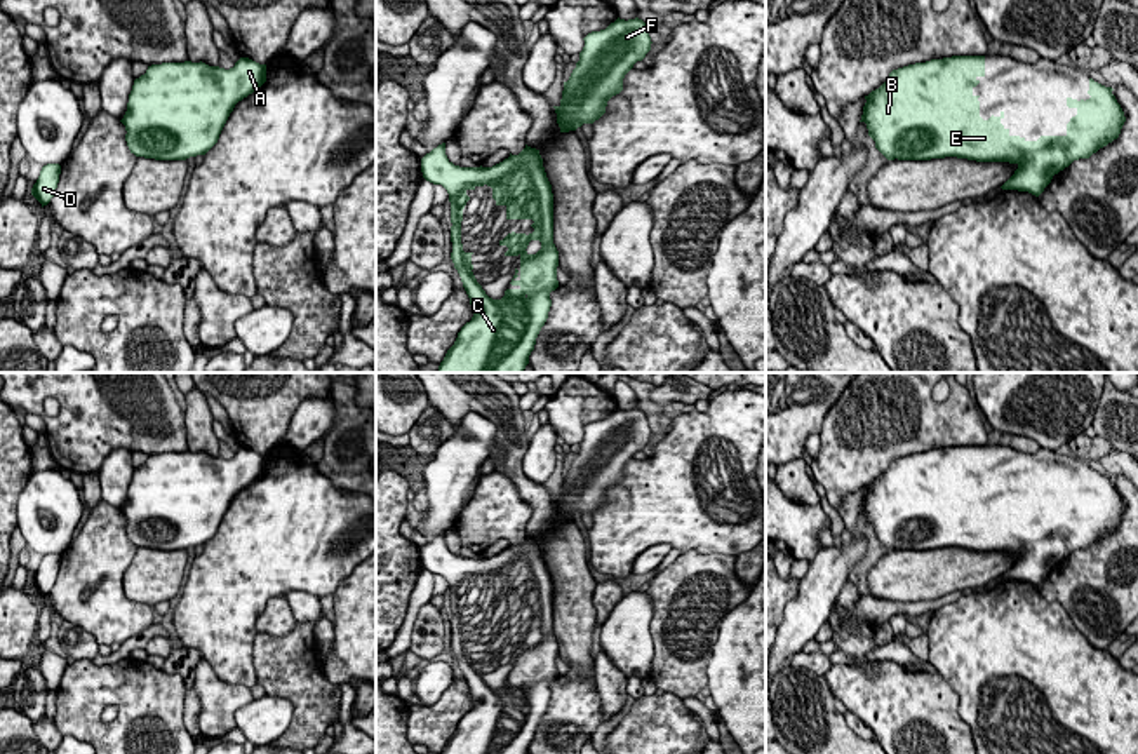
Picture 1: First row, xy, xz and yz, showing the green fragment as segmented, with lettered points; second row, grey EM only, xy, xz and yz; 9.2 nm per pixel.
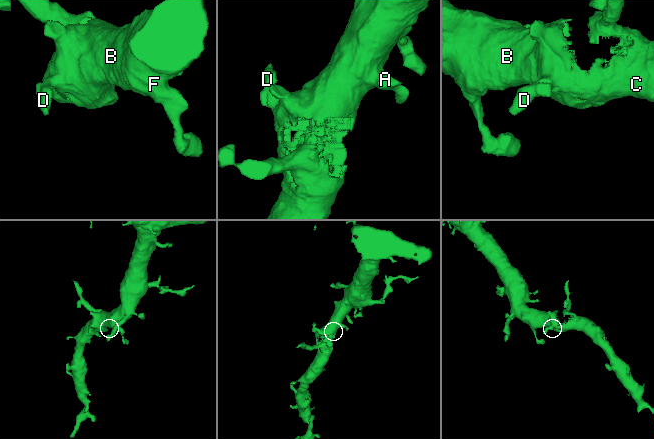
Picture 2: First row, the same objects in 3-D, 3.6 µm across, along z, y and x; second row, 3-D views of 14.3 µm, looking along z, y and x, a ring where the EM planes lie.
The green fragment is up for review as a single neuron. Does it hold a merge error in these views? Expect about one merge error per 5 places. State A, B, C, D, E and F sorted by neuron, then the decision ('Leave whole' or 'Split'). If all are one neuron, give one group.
Groups: A B C D E F. Leave whole

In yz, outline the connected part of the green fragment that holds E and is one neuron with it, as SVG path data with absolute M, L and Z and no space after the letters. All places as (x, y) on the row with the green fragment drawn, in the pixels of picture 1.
M952 56L893 70L868 96L860 122L887 160L957 157L976 162L1016 164L1002 190L1039 197L1053 176L1074 160L1089 158L1119 138L1124 111L1105 87L1089 78L1089 99L1067 98L1077 115L1065 136L1027 141L1011 136L999 117L980 117L973 89L985 77L985 56Z

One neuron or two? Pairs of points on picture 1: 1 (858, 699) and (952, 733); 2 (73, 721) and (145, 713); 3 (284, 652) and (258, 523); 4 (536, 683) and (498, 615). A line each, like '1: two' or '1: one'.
1: one
2: one
3: two
4: one

